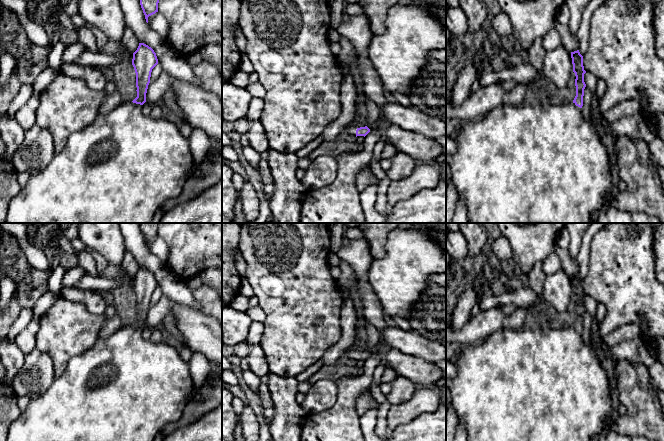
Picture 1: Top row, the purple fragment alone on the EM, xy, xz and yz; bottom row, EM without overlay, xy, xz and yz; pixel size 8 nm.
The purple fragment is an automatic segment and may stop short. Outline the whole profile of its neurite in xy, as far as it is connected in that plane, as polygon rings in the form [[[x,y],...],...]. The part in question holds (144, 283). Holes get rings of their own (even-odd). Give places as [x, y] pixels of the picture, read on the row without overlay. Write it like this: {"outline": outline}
{"outline": [[[139,267],[137,274],[133,277],[132,289],[136,297],[137,321],[133,325],[122,326],[112,335],[98,339],[97,342],[86,352],[72,357],[65,369],[59,376],[55,377],[48,390],[41,396],[32,399],[24,412],[10,425],[7,433],[7,441],[153,441],[153,439],[169,423],[178,421],[188,398],[194,390],[194,382],[191,377],[189,365],[178,353],[178,351],[165,342],[153,343],[142,337],[142,329],[146,326],[146,317],[150,307],[152,293],[158,288],[154,274],[144,267]]]}

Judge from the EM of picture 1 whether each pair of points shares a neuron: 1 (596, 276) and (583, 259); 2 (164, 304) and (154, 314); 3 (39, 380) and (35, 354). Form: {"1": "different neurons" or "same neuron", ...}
{"1": "different neurons", "2": "same neuron", "3": "same neuron"}

